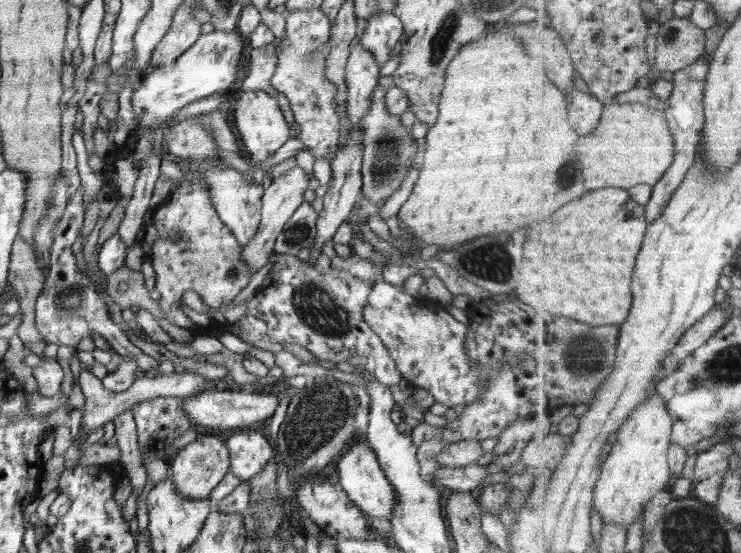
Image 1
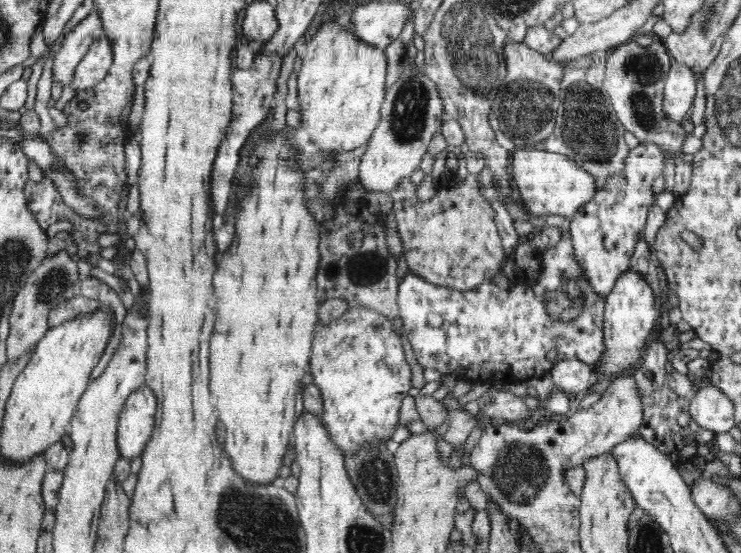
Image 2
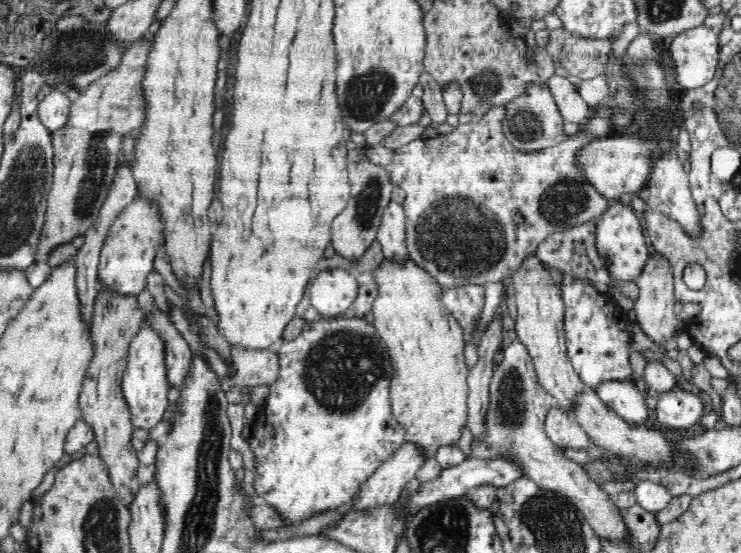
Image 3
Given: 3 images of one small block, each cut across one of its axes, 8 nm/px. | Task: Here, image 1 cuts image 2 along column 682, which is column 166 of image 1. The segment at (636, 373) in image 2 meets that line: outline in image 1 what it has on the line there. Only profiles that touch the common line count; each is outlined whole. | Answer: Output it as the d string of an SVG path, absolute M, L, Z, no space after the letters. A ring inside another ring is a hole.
M180 396L156 397L134 404L131 410L137 427L137 444L148 450L172 446L178 436L192 427Z

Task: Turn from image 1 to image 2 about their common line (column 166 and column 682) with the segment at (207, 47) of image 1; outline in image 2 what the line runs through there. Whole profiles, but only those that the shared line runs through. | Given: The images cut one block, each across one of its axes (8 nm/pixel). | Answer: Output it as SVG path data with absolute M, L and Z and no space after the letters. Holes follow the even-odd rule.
M673 60L665 80L662 109L668 119L678 123L691 111L696 96L696 77L690 67Z

